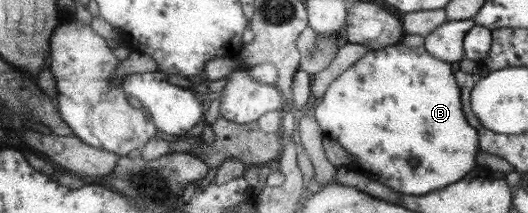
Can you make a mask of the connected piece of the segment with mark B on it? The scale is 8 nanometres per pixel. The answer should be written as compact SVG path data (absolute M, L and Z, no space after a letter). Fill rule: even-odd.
M398 43L393 46L386 46L382 49L376 49L373 51L367 51L365 56L361 57L355 64L351 65L346 72L343 72L338 78L327 88L326 94L320 99L319 106L312 111L315 115L315 120L317 120L321 130L323 131L323 136L329 139L335 140L344 148L345 151L349 152L353 156L353 160L357 162L356 170L360 171L367 178L375 180L375 182L381 182L389 188L395 188L393 192L398 192L400 194L411 194L411 196L419 197L433 190L439 190L447 184L455 184L463 179L463 177L471 172L476 166L478 166L476 156L480 150L479 148L479 136L477 129L473 128L465 118L463 114L463 108L461 103L461 93L459 92L459 86L454 78L456 67L447 62L433 57L433 54L425 49L424 46L419 48L409 48L403 43ZM411 160L419 160L419 166L411 166L409 162Z

